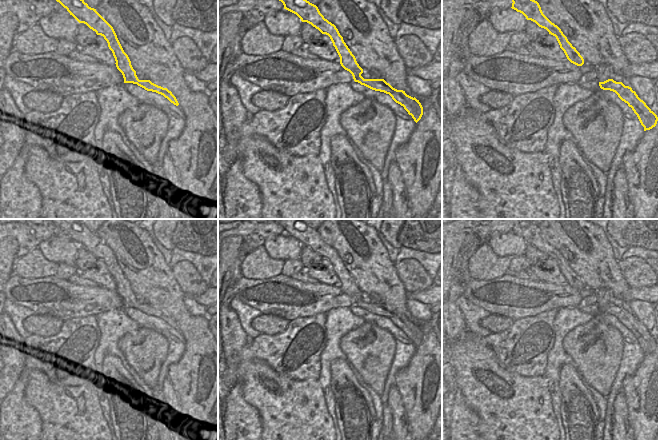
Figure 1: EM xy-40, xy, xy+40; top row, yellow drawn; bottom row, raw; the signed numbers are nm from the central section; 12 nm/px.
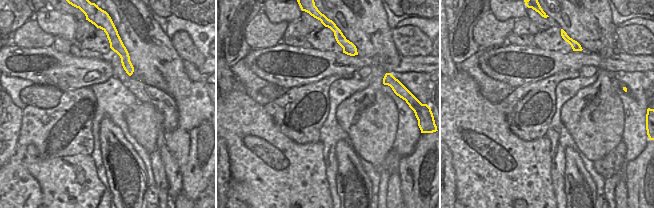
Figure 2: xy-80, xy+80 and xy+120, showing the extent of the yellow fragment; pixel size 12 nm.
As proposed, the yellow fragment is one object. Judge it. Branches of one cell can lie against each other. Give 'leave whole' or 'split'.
leave whole

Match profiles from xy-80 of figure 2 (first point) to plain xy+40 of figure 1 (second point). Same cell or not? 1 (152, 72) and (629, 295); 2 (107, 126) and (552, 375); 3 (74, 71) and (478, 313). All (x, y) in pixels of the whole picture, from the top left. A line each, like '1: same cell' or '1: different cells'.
1: different cells
2: different cells
3: different cells

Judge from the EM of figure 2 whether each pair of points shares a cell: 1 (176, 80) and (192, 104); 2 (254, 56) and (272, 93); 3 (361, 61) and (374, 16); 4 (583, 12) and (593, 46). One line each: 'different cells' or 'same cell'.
1: same cell
2: different cells
3: different cells
4: same cell

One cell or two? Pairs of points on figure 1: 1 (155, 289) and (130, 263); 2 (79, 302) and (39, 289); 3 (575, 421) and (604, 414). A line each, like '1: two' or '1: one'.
1: one
2: one
3: two

